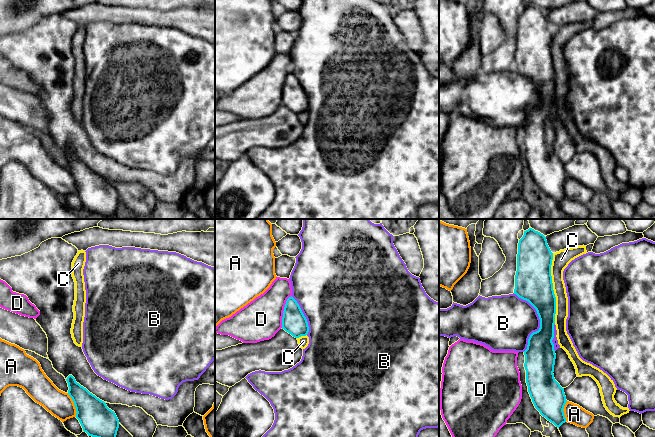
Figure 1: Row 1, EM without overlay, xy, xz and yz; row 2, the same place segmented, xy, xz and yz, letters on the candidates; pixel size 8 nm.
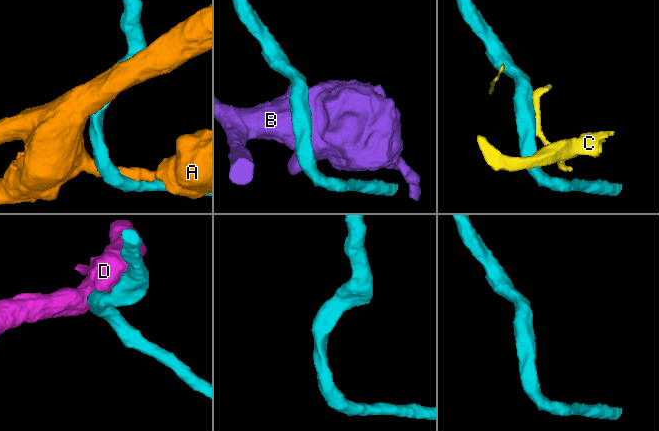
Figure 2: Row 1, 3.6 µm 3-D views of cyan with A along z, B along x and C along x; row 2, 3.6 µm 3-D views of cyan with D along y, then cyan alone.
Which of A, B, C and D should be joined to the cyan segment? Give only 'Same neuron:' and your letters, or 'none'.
Same neuron: none

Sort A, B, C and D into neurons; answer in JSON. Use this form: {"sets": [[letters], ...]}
{"sets": [["A"], ["B"], ["C"], ["D"]]}

